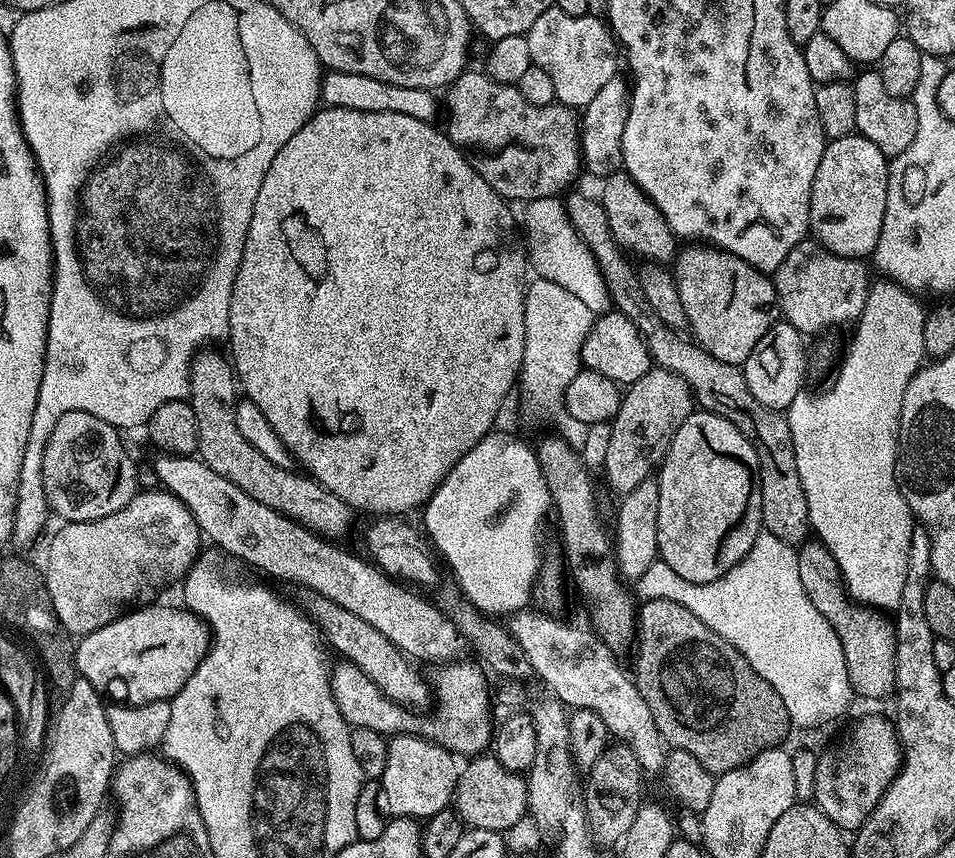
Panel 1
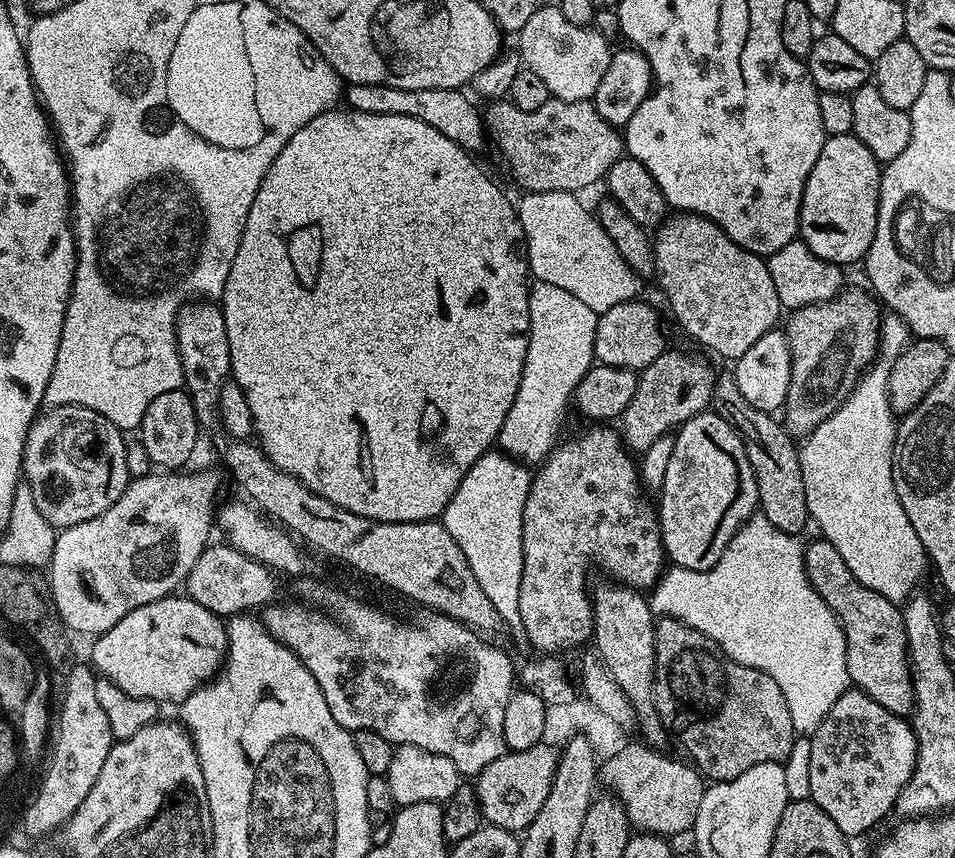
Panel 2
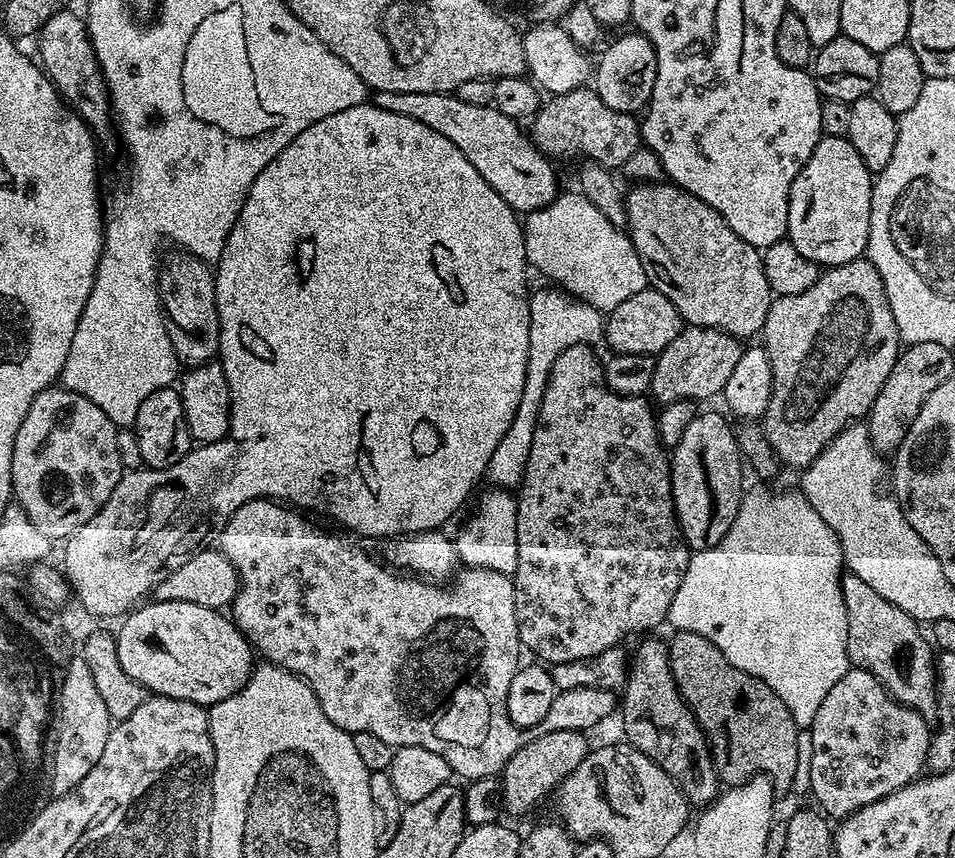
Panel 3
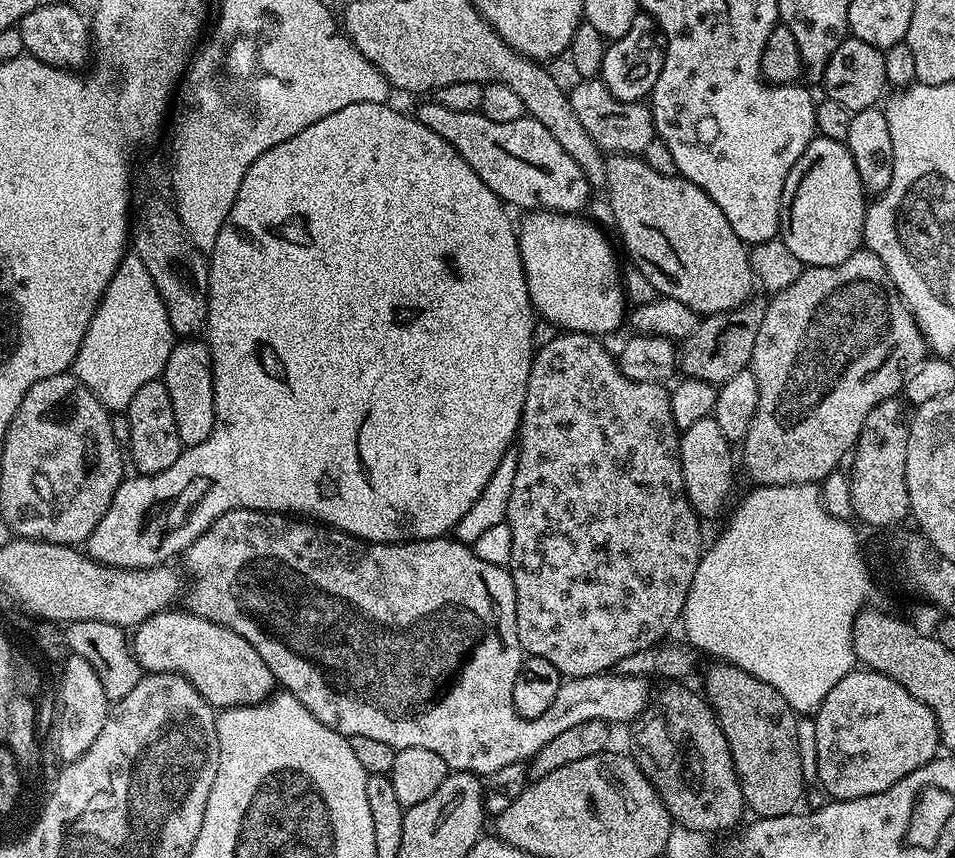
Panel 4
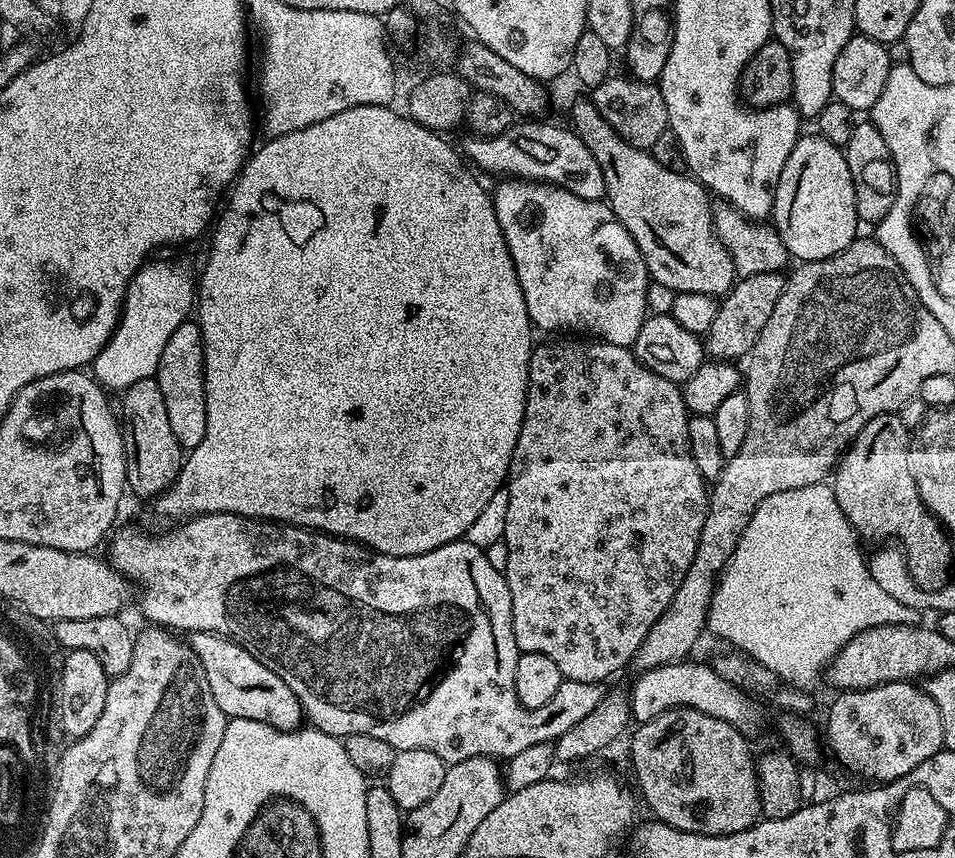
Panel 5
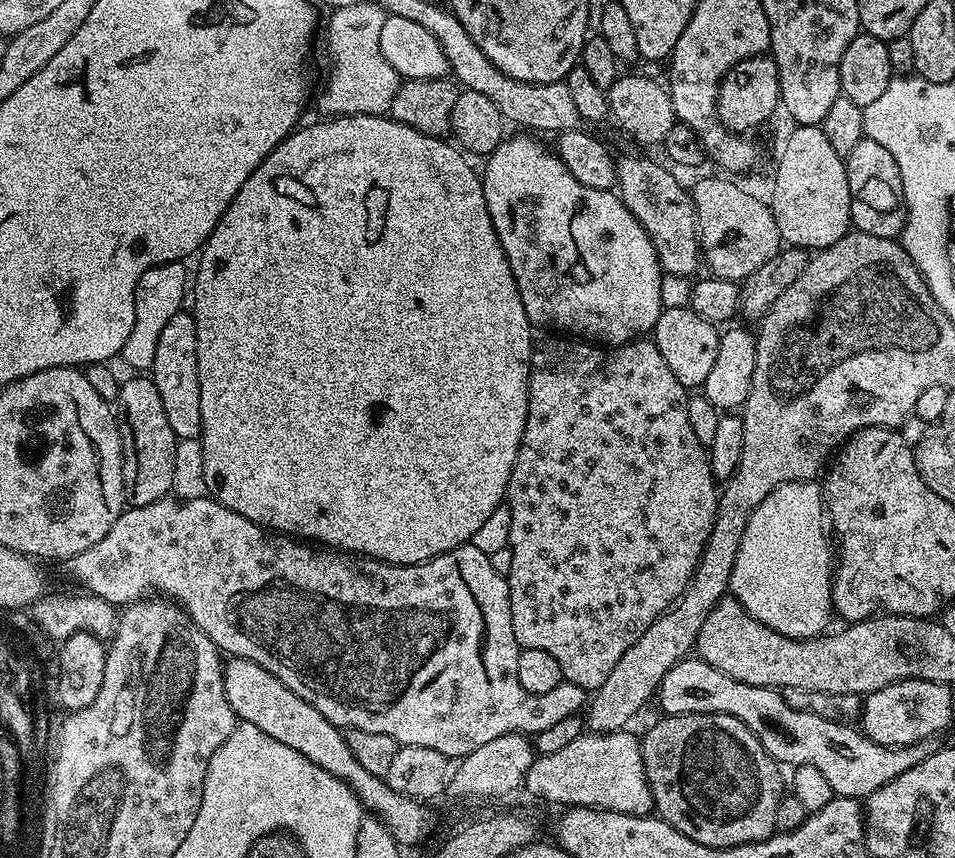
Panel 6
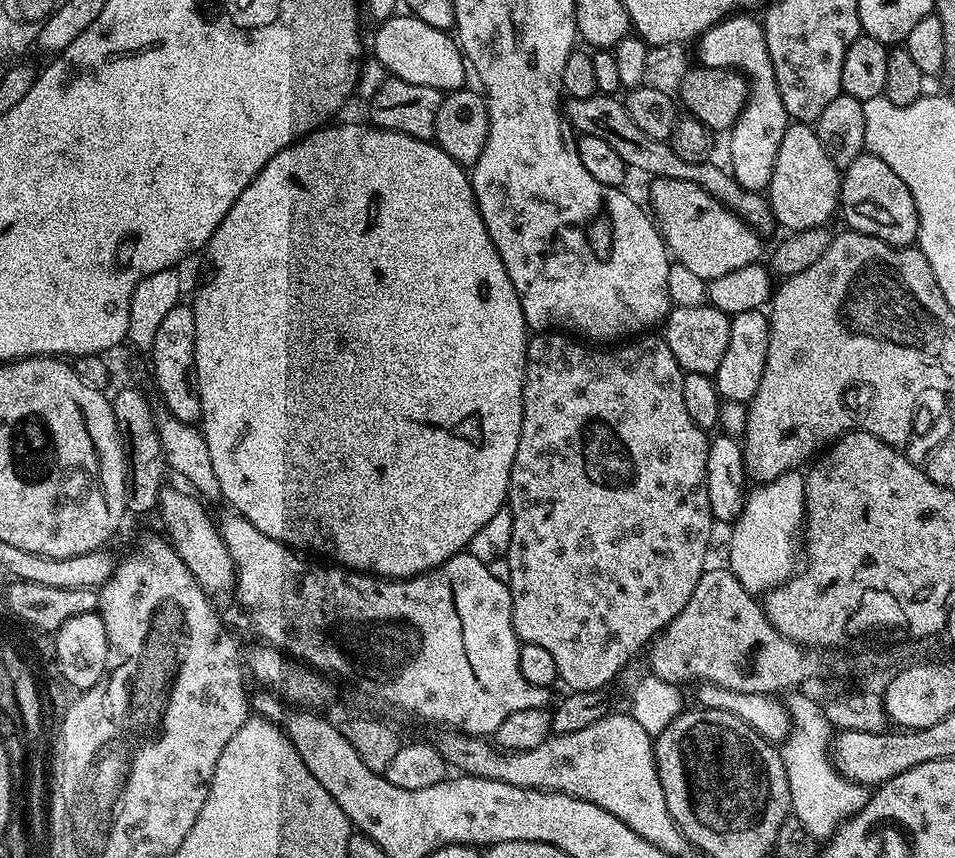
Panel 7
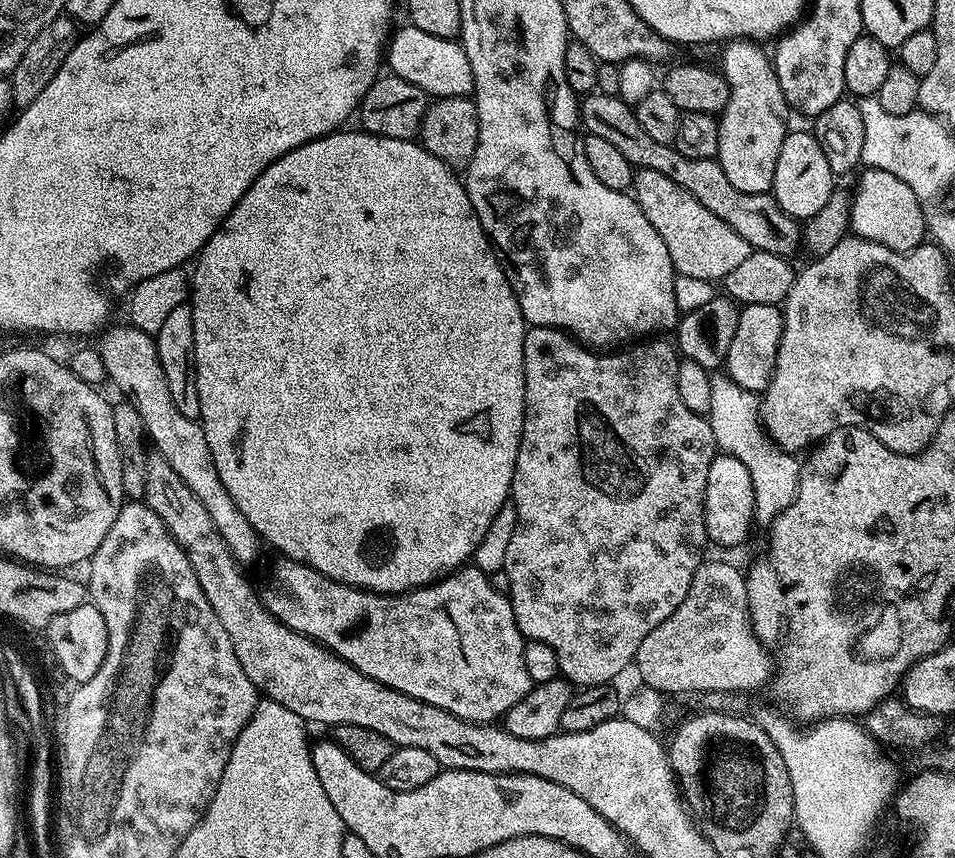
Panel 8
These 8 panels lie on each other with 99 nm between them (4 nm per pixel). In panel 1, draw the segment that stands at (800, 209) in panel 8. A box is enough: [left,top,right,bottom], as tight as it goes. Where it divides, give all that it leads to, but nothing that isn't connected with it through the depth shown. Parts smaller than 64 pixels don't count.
[810,134,889,258]

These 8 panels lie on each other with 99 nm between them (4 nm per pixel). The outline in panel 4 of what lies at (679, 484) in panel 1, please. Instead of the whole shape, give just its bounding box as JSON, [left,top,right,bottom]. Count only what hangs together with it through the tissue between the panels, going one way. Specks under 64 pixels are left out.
[680,416,733,521]

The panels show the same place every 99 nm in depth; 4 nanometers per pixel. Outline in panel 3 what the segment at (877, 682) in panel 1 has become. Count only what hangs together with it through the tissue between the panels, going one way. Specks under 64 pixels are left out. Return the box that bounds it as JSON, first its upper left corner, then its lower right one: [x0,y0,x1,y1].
[841,575,936,720]

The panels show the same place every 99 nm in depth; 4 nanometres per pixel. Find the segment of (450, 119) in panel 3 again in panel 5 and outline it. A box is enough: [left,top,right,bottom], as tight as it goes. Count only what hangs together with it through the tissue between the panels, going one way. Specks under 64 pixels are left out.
[462,122,606,201]

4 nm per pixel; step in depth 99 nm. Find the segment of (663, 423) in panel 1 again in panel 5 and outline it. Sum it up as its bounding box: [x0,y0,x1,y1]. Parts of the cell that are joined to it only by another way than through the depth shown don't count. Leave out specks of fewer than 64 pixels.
[703,272,785,362]

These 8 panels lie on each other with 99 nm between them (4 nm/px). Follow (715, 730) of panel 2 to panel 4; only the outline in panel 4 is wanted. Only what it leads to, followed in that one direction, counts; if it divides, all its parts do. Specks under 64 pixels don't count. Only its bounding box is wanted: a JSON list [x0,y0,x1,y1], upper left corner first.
[702,662,806,818]

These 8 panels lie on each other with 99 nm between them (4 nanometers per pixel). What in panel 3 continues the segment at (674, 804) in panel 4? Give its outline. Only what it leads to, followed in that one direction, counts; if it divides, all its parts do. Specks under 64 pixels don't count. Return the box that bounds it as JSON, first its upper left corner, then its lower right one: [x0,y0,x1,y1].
[622,638,718,806]

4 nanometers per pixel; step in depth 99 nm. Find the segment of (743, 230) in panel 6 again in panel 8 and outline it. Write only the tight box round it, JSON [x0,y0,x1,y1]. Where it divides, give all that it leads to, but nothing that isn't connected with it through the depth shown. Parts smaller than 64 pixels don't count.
[630,169,754,281]

